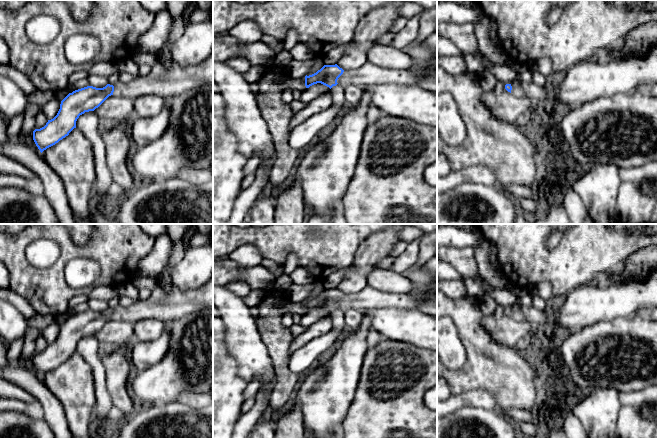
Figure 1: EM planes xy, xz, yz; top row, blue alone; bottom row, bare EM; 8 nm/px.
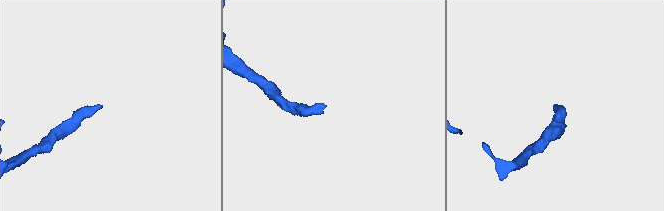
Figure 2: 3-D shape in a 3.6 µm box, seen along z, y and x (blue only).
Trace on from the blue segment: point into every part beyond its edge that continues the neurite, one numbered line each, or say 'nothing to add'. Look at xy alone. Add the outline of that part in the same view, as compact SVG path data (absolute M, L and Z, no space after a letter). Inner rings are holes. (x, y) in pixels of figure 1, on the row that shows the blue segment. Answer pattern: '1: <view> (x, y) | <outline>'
1: xy (177, 79) | M213 50L200 63L182 66L173 60L168 69L160 60L160 52L152 53L157 57L157 62L148 75L126 84L118 82L114 86L113 95L135 100L143 95L154 94L169 99L196 87L213 85Z

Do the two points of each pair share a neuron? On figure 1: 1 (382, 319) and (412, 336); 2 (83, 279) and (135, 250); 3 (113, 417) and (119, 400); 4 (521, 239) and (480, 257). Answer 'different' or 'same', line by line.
1: same
2: different
3: different
4: different

